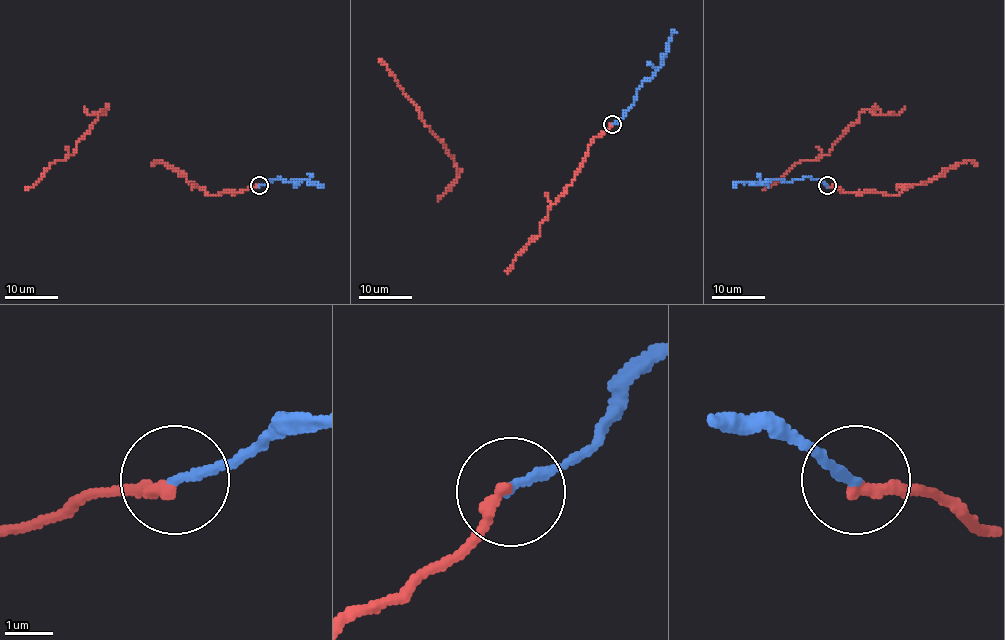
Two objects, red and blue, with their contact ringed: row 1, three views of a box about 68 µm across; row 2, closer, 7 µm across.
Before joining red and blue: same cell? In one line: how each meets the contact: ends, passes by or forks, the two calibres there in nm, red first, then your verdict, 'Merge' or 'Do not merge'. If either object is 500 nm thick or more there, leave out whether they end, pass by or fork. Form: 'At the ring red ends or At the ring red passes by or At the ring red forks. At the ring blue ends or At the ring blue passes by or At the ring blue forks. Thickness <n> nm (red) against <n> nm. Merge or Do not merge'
At the ring red ends. At the ring blue ends. Thickness 260 nm (red) against 190 nm. Merge

